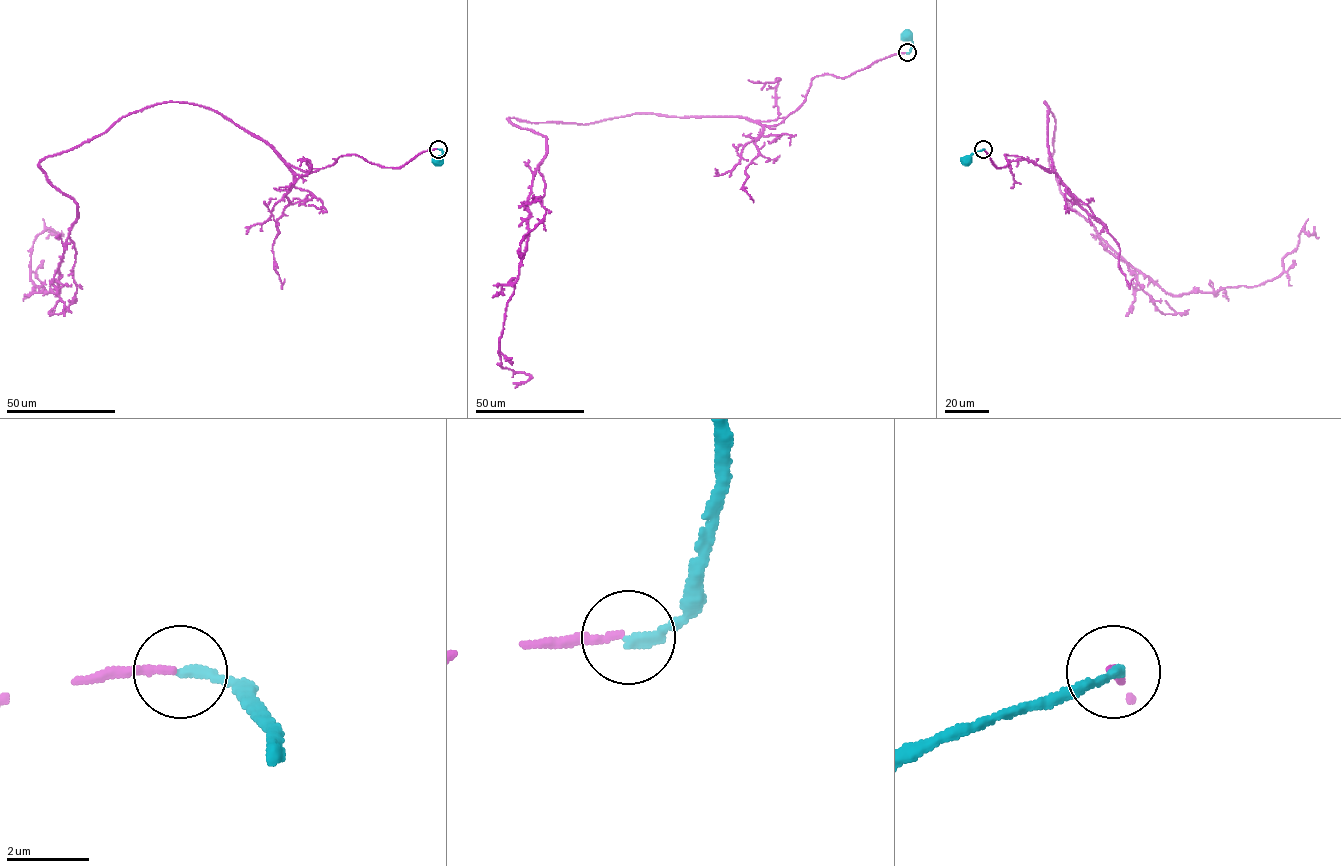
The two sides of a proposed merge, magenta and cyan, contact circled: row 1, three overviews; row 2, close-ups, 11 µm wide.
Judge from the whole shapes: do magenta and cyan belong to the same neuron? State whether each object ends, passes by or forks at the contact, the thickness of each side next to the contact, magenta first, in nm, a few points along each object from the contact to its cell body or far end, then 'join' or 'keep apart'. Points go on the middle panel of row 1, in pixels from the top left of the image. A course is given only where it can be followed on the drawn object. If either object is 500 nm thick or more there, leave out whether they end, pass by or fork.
magenta ends; cyan ends; calibres 200 and 280 nm; course magenta (907, 53), (816, 76), (774, 126), (508, 118), (546, 154), (499, 338), (500, 365), (529, 376), (513, 383); course cyan (907, 53), (911, 44), (908, 35); keep apart

